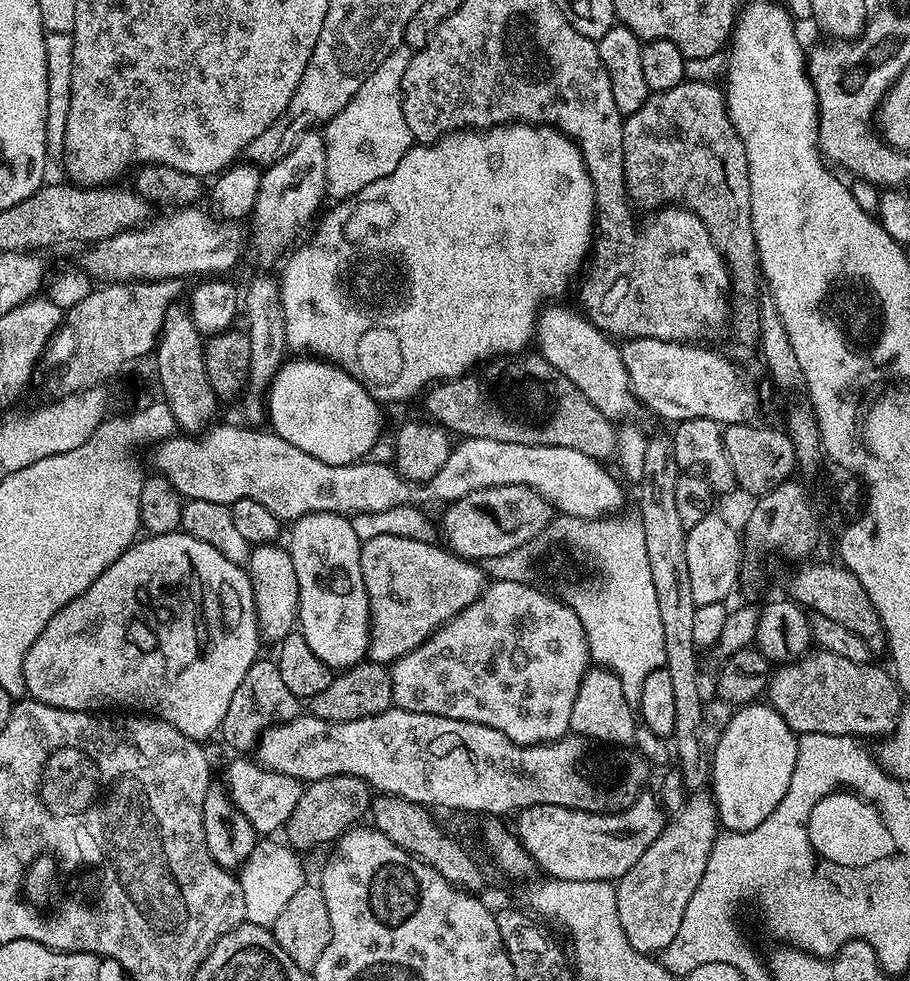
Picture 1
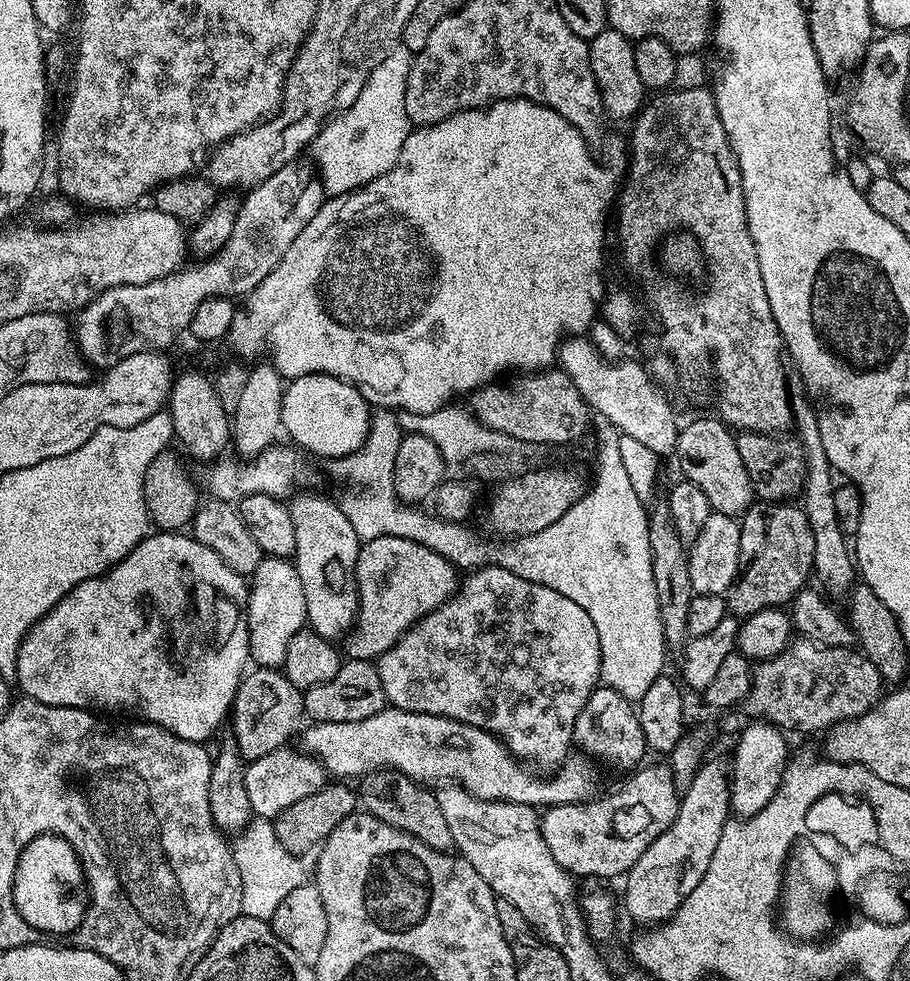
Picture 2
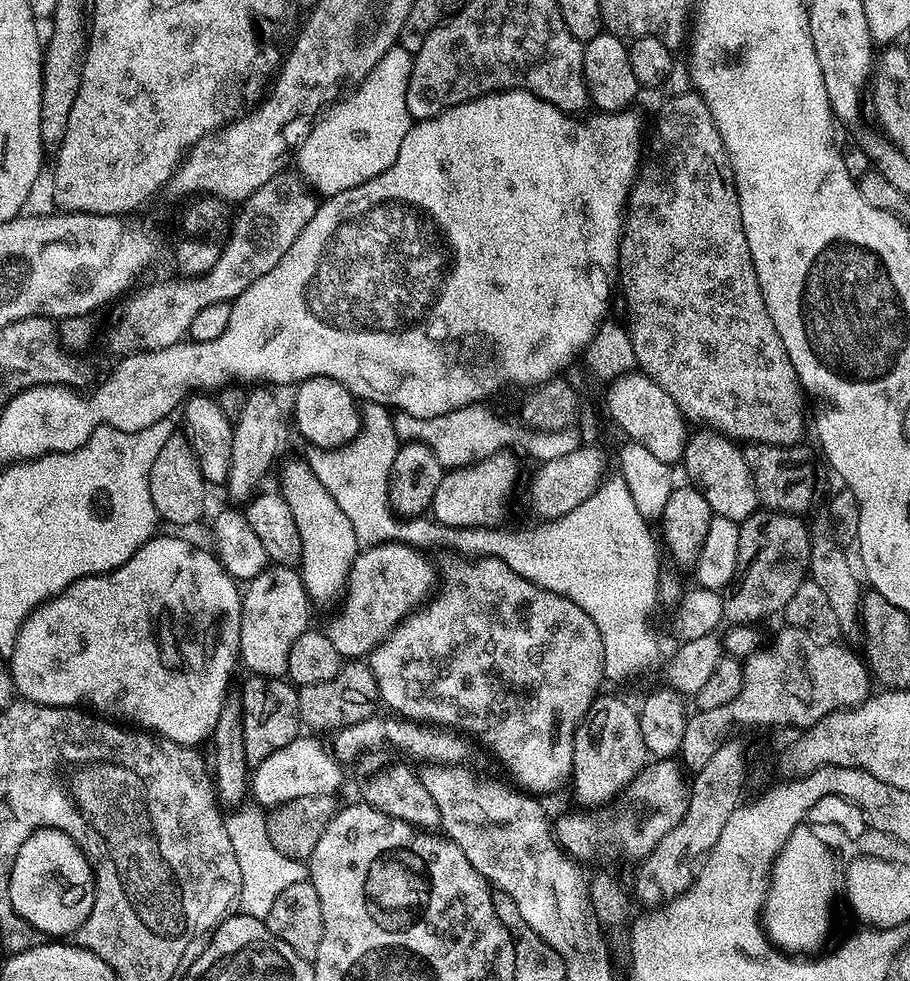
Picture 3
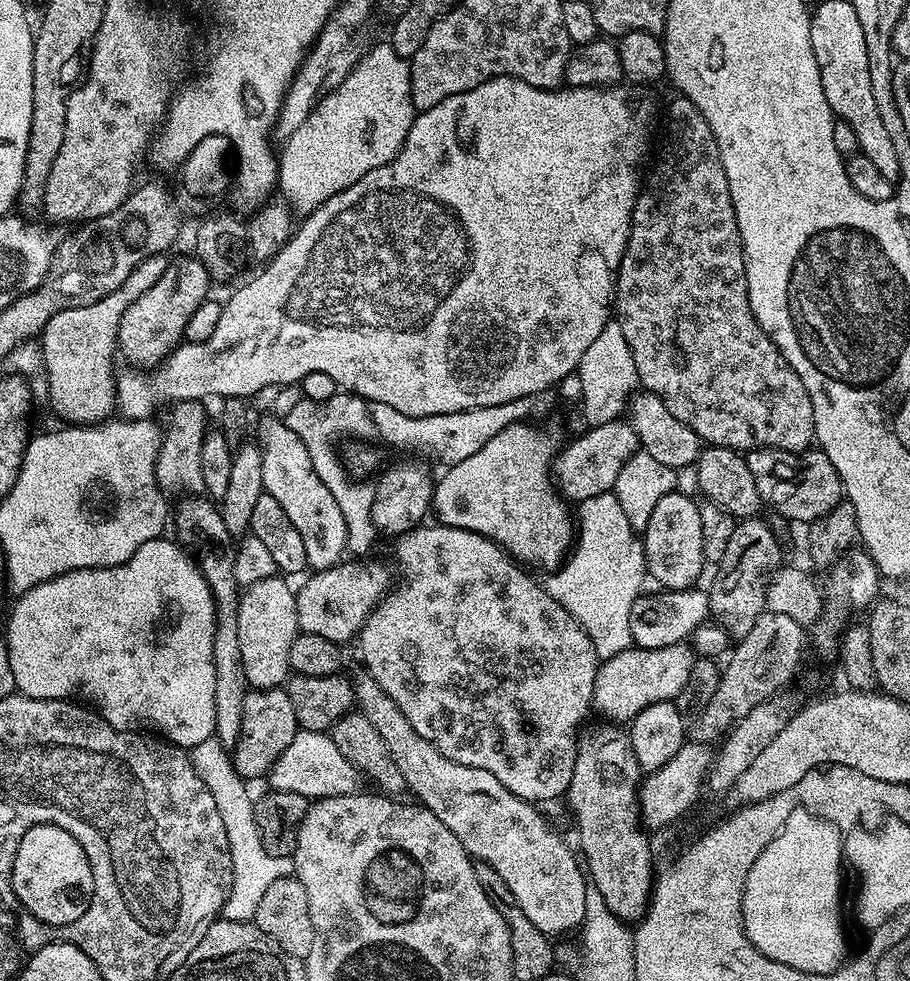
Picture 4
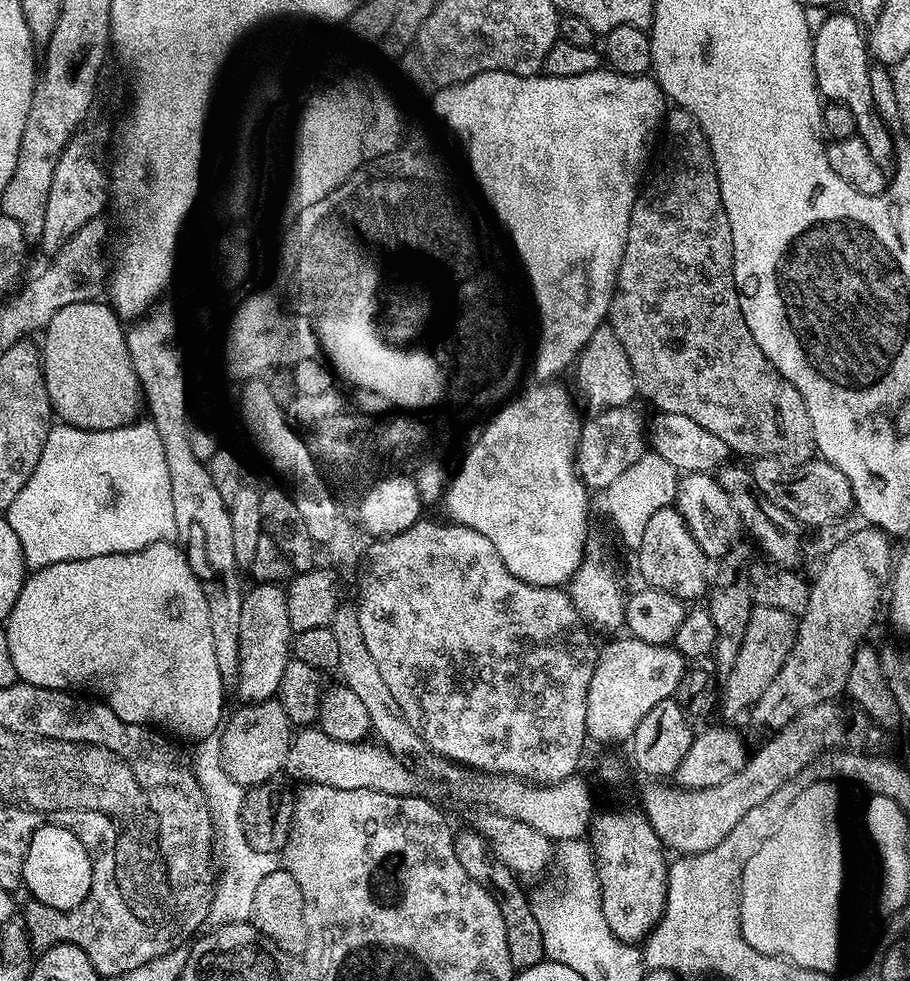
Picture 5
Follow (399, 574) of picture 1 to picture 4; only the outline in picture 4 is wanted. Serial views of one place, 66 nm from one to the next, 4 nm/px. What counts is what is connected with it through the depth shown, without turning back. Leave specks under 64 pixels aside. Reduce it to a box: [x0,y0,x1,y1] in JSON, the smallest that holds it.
[295,560,392,646]

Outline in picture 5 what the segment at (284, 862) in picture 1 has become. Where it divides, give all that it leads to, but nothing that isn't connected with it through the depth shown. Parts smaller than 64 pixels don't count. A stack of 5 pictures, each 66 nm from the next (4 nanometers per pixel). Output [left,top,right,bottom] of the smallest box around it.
[190,735,278,925]

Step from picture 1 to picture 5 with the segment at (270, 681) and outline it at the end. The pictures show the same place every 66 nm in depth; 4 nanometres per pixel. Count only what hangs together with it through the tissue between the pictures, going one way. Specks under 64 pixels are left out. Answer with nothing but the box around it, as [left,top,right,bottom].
[219,698,294,786]

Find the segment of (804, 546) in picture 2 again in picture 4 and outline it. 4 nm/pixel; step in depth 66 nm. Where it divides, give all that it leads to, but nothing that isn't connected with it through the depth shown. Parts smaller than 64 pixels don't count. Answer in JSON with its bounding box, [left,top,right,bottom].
[708,518,784,638]

